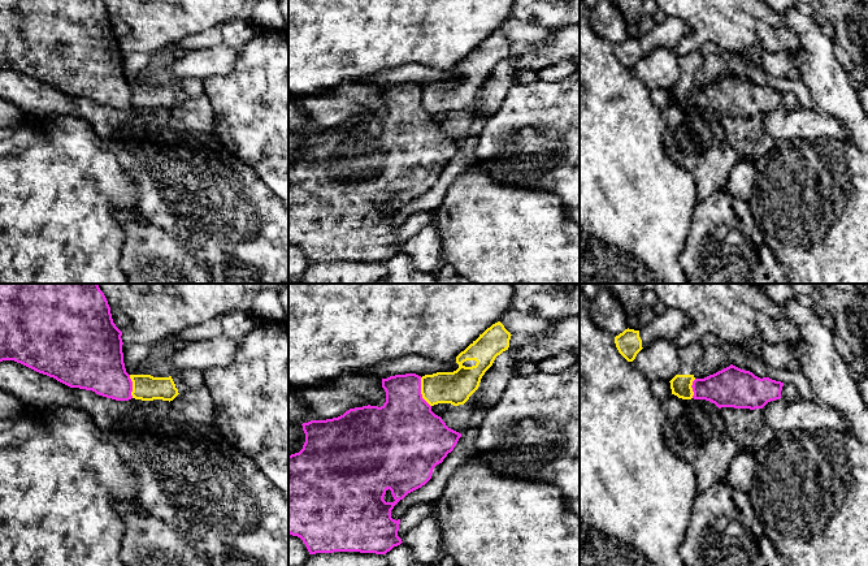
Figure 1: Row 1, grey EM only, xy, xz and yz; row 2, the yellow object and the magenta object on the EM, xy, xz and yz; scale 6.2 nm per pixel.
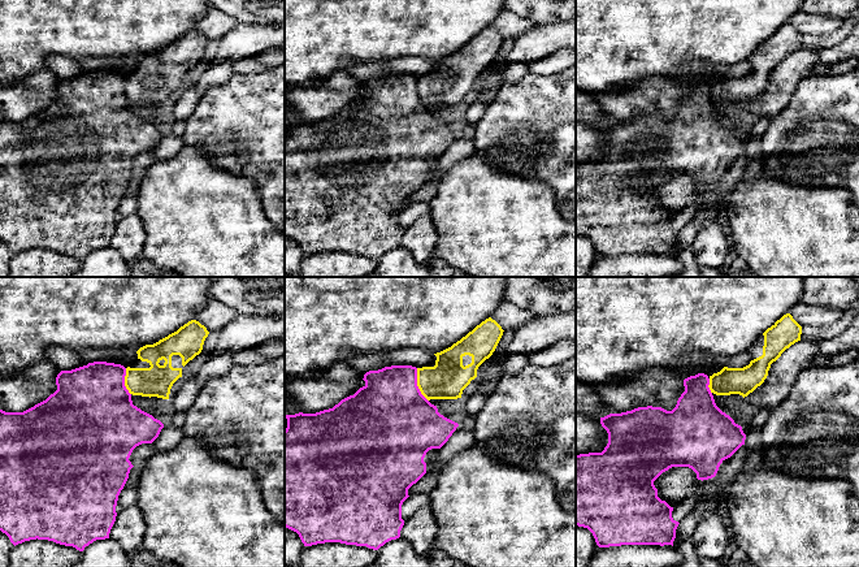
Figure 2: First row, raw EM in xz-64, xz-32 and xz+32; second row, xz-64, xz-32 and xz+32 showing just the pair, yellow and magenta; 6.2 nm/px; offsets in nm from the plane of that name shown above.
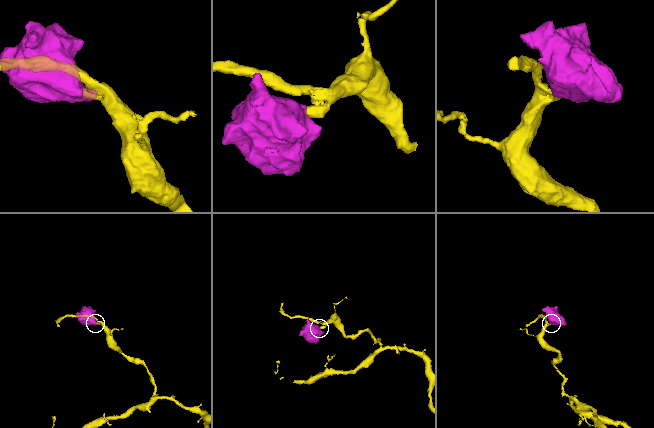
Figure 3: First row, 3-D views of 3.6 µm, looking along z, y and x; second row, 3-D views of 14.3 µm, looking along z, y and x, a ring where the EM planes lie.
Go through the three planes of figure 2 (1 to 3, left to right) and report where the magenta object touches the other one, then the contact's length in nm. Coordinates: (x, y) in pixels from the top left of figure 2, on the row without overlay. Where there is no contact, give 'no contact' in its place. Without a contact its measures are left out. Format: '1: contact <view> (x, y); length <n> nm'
1: contact xz-64 (125, 90); length 170 nm
2: contact xz-32 (417, 94); length 220 nm
3: contact xz+32 (708, 95); length 100 nm

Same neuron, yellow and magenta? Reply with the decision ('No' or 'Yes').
No

